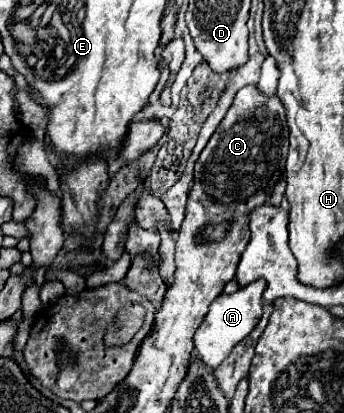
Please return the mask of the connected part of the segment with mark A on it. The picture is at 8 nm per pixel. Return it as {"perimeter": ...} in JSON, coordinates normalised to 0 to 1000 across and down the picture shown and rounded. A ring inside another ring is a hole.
{"perimeter":[[[744,678],[709,697],[698,697],[680,712],[640,712],[622,736],[610,741],[610,755],[599,760],[593,780],[564,809],[564,838],[576,862],[593,872],[599,886],[628,896],[645,872],[674,852],[680,833],[709,823],[744,789],[744,775],[762,765],[762,707],[767,707],[767,678]]]}

